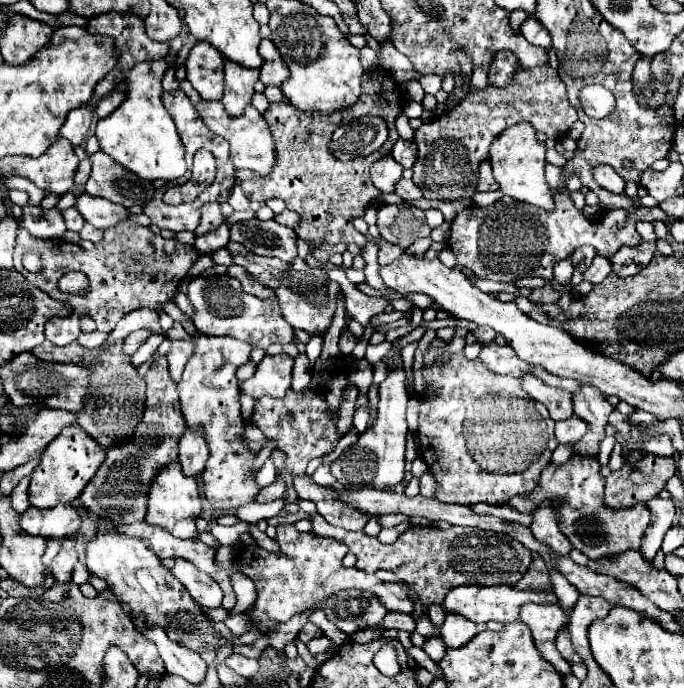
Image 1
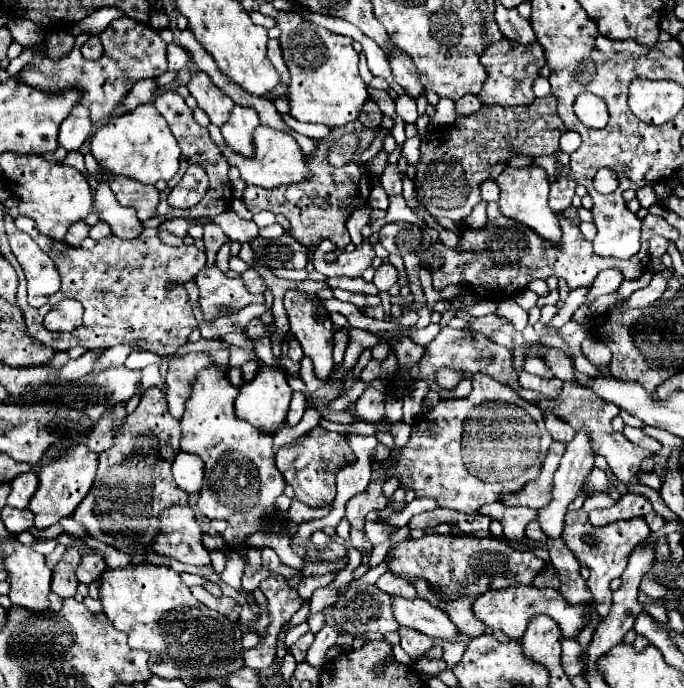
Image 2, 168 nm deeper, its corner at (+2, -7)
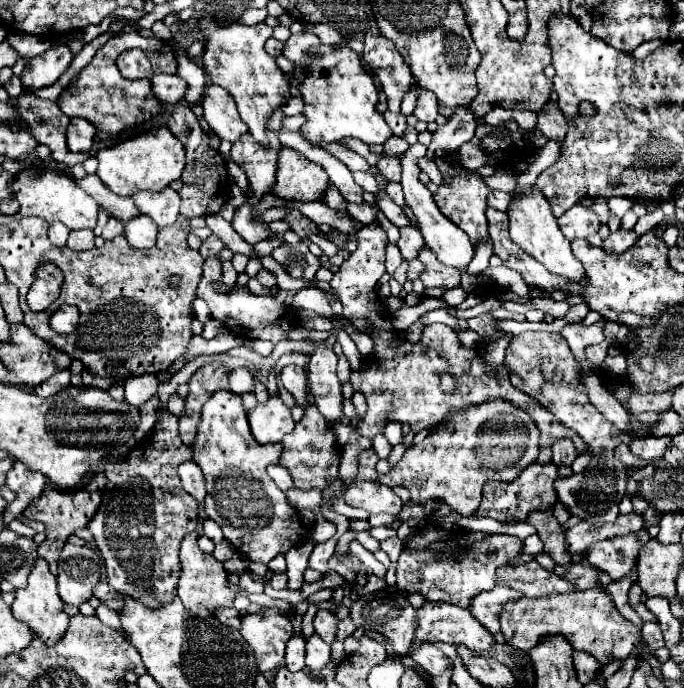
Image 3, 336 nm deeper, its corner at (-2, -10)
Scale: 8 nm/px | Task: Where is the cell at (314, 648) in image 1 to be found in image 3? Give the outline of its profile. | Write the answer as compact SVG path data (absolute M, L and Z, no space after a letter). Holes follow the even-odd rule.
M318 610L316 612L314 630L320 634L320 638L326 644L332 644L336 640L336 624L338 624L338 618L332 612L328 612L328 610Z

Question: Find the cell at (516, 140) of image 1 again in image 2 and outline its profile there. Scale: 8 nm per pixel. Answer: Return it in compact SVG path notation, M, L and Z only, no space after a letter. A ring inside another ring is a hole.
M528 165L528 167L518 167L518 169L512 169L512 167L506 167L500 177L496 179L498 187L500 187L500 211L518 221L520 225L536 231L536 235L540 235L544 241L550 241L552 245L560 245L562 241L562 231L560 231L560 225L558 225L558 215L548 207L548 187L550 187L550 181L548 181L548 175L542 167L534 167L534 165Z

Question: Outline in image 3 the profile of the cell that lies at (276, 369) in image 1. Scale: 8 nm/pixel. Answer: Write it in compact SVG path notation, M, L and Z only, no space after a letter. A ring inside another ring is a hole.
M270 396L264 404L256 404L256 408L248 412L248 422L252 436L260 444L280 442L284 434L292 432L294 426L290 408L280 396Z

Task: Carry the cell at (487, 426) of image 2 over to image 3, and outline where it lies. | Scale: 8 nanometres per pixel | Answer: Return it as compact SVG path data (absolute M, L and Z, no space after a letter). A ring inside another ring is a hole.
M472 406L462 410L452 408L446 420L436 424L422 444L410 446L388 474L378 474L378 482L390 488L404 486L414 504L440 500L450 504L458 514L472 516L482 502L486 482L510 482L538 458L528 450L528 434L502 436L504 428L502 424L484 424L474 434Z

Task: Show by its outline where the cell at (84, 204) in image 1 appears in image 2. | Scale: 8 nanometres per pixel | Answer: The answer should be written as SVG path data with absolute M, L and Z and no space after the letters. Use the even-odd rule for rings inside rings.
M102 181L102 185L98 185L98 189L94 191L94 209L98 217L106 221L112 227L112 233L120 239L136 239L136 235L144 231L144 225L136 217L136 211L132 211L132 207L122 207L112 195L106 181Z

